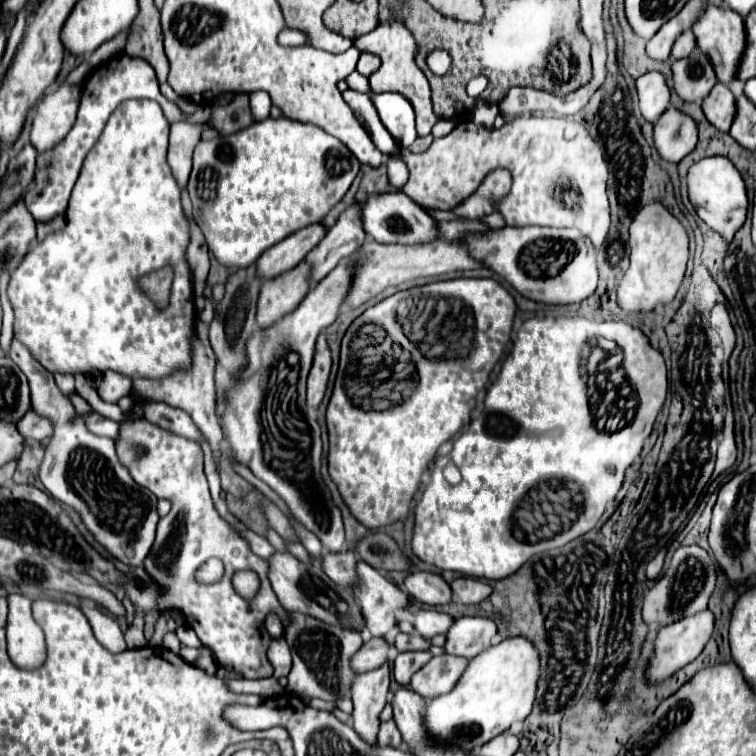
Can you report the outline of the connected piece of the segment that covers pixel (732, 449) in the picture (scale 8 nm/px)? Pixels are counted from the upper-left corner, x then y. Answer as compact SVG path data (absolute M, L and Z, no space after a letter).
M732 410L726 414L726 424L724 424L724 440L720 442L718 454L716 454L715 468L711 479L714 480L726 468L730 468L736 462L736 444L734 444L734 416Z

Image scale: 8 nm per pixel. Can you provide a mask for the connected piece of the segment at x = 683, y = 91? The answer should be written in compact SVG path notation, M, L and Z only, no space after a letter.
M694 48L688 58L672 62L674 90L684 102L700 104L716 84L716 74L708 64L708 58Z

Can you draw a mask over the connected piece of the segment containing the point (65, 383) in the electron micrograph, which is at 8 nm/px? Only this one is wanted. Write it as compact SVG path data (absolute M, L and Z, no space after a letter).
M56 376L56 384L60 388L60 392L70 398L72 394L76 394L76 386L74 386L74 378L72 376Z

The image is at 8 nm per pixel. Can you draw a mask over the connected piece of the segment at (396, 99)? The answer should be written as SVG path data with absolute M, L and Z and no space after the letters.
M396 92L372 94L370 98L376 106L376 112L384 128L392 134L396 144L400 144L400 148L408 148L418 138L414 128L412 104L402 94L396 94Z

